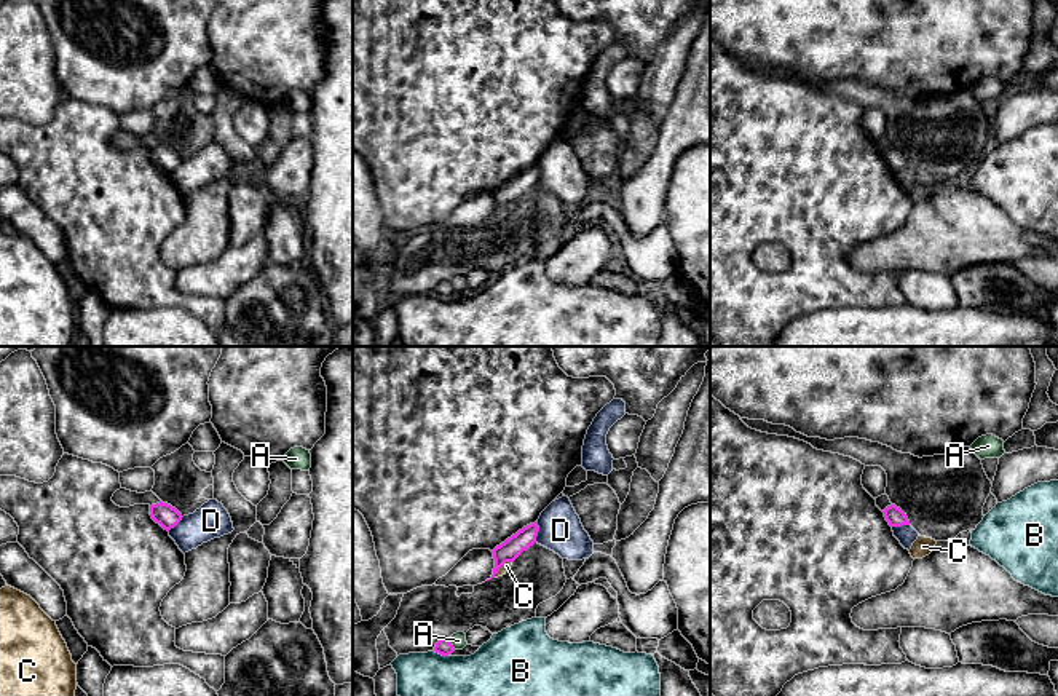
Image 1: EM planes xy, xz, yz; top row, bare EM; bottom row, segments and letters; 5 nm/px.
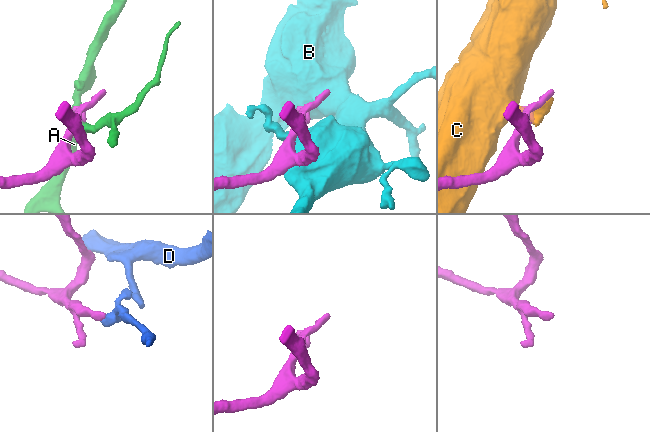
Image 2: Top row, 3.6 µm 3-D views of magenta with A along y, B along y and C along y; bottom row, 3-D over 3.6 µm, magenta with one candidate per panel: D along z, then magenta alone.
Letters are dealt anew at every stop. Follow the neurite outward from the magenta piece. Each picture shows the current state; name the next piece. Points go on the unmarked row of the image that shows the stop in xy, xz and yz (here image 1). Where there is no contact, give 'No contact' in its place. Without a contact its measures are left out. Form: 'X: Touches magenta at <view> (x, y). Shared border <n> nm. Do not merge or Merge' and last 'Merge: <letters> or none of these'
A: Touches magenta at xz (450, 286). Shared border 70 nm. Do not merge
B: Touches magenta at xz (442, 297). Shared border 80 nm. Do not merge
C: Touches magenta at xz (501, 208). Shared border 130 nm. Do not merge
D: Touches magenta at xz (538, 173). Shared border 110 nm. Do not merge
Merge: none of these

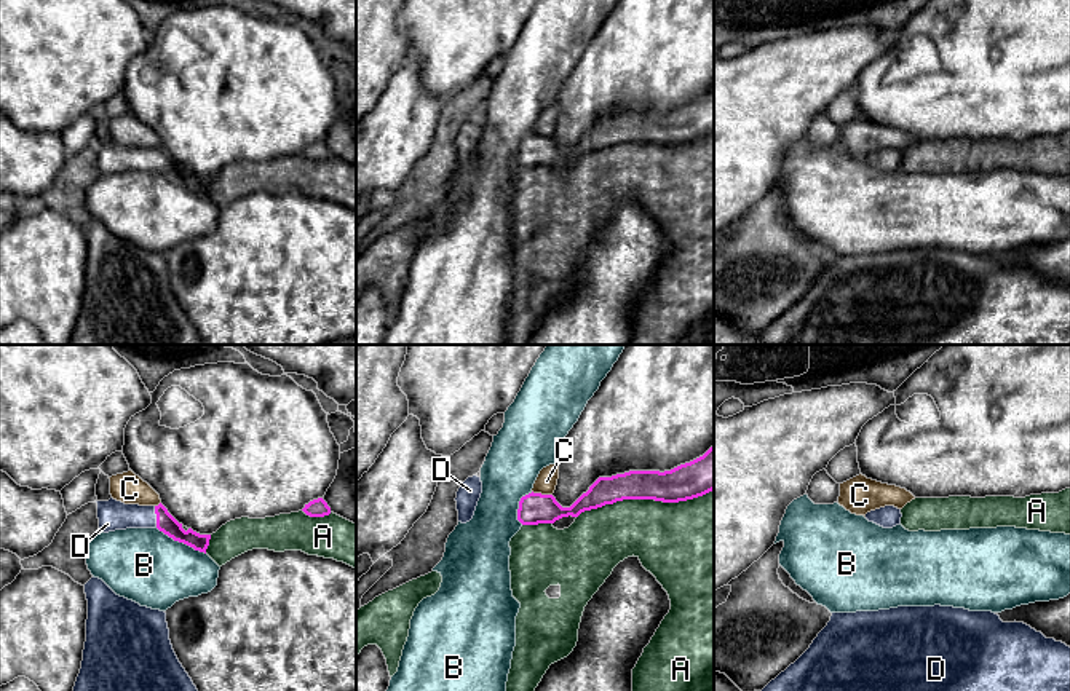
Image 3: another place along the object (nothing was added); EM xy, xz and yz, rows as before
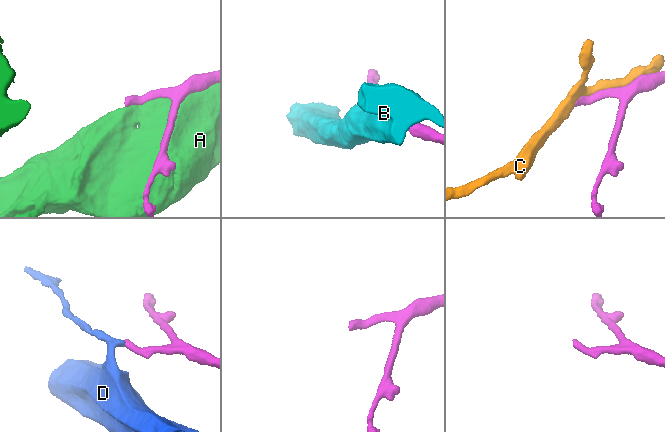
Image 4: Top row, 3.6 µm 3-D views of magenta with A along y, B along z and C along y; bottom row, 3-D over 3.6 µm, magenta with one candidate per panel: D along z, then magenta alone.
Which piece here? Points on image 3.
A: Touches magenta at xz (644, 141). Shared border 700 nm. Do not merge
B: Touches magenta at xy (181, 184). Shared border 300 nm. Do not merge
C: Touches magenta at xz (542, 138). Shared border 110 nm. Do not merge
D: Touches magenta at xy (157, 158). Shared border 110 nm. Merge
Merge: D

